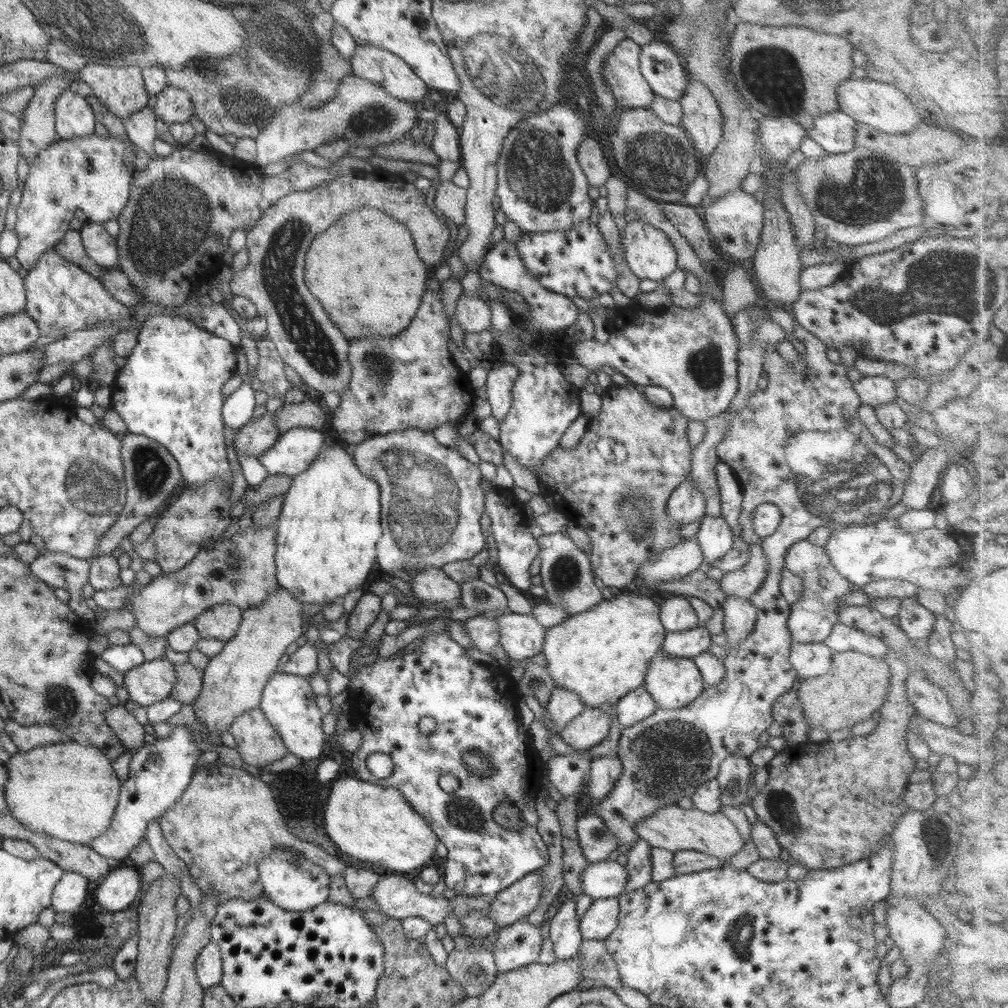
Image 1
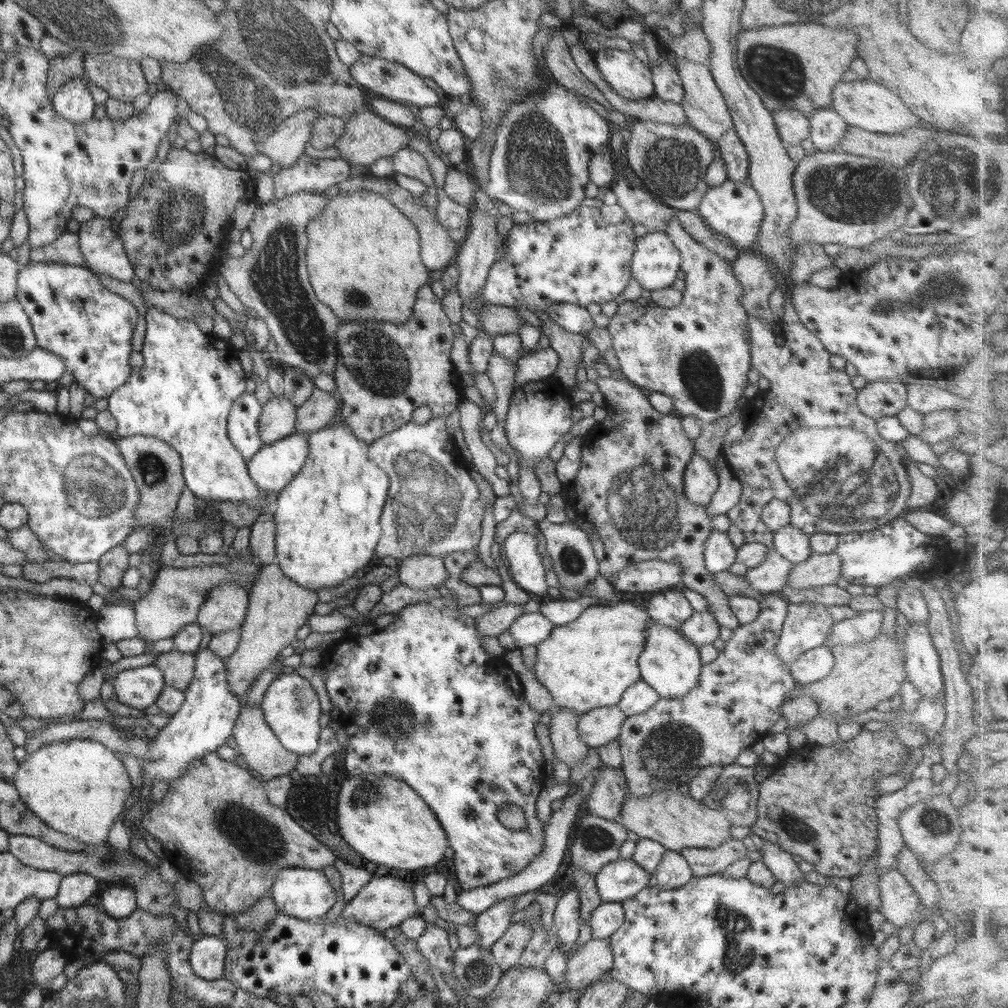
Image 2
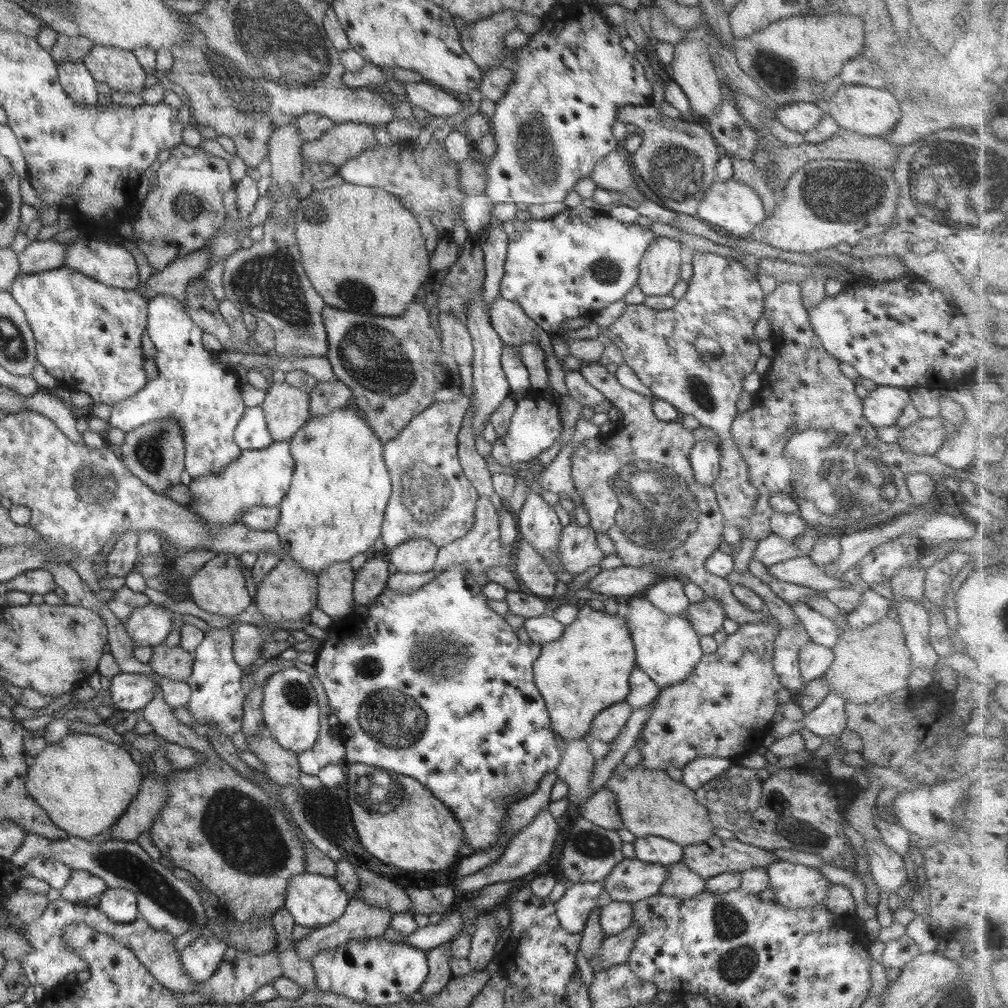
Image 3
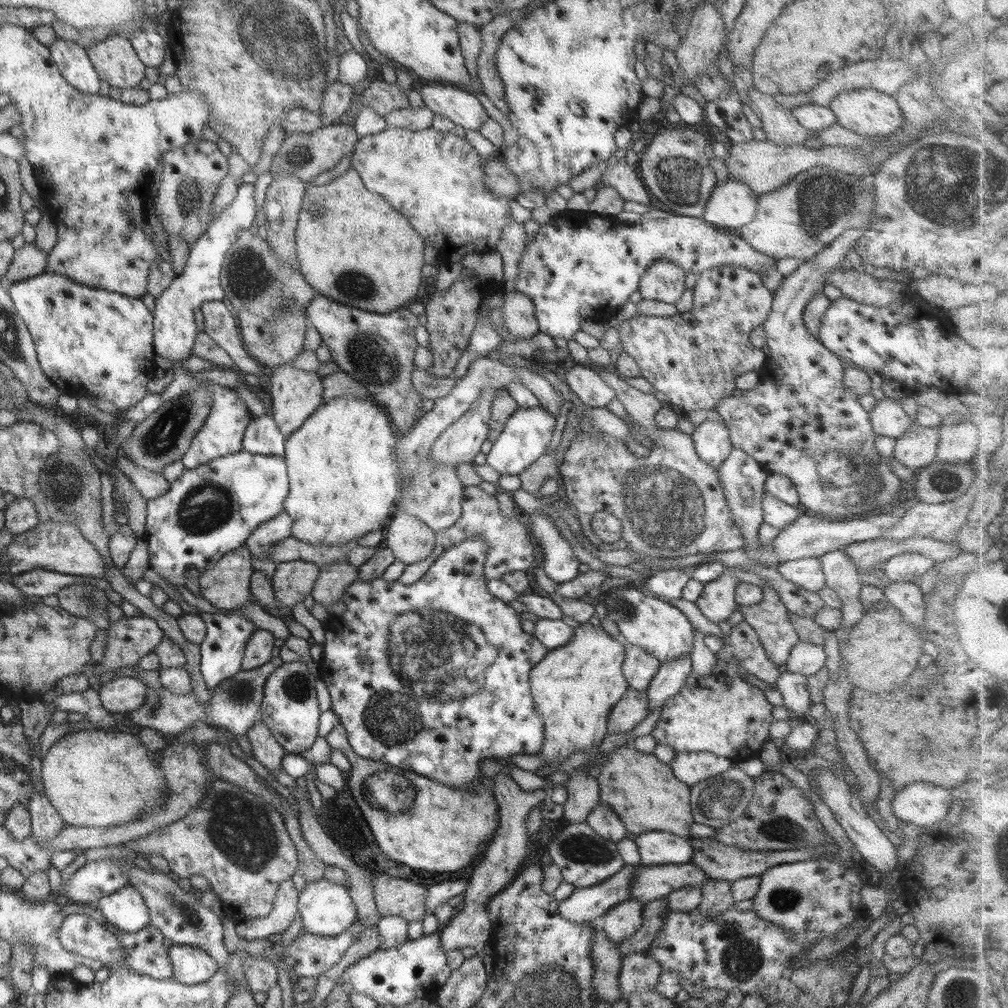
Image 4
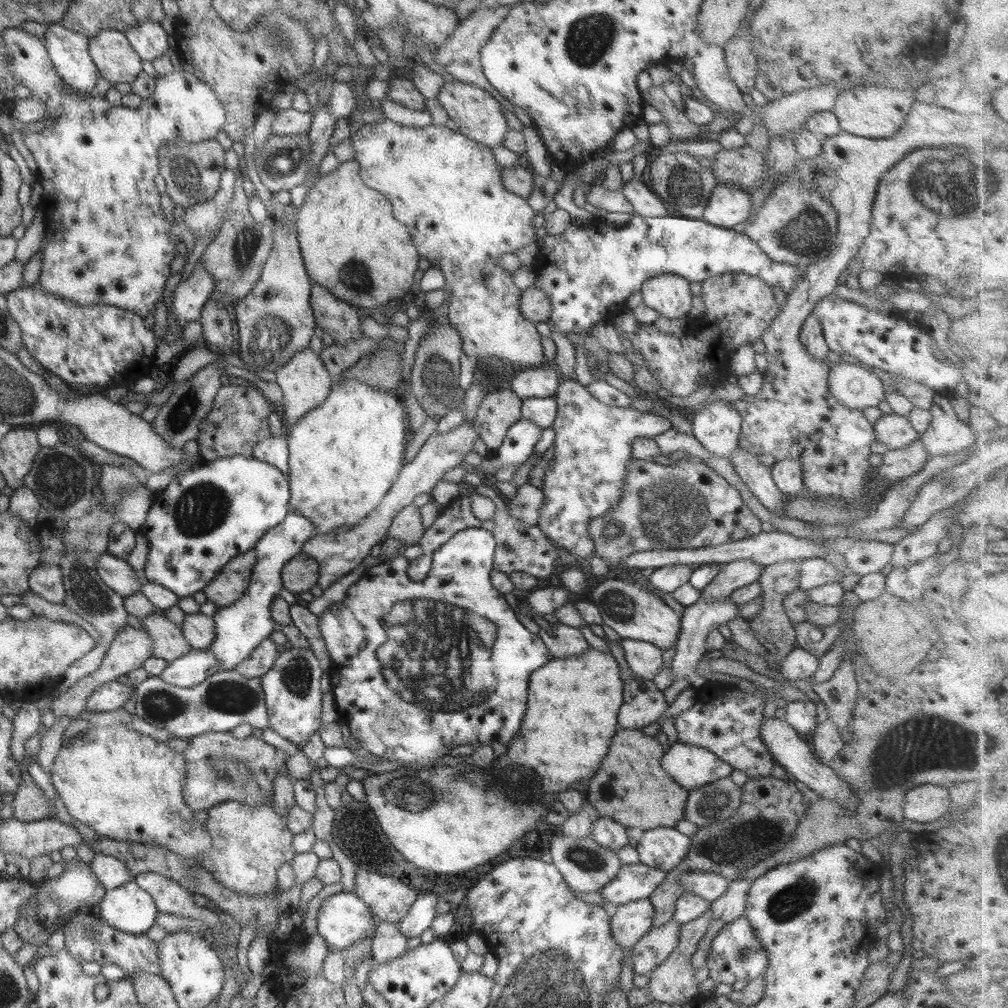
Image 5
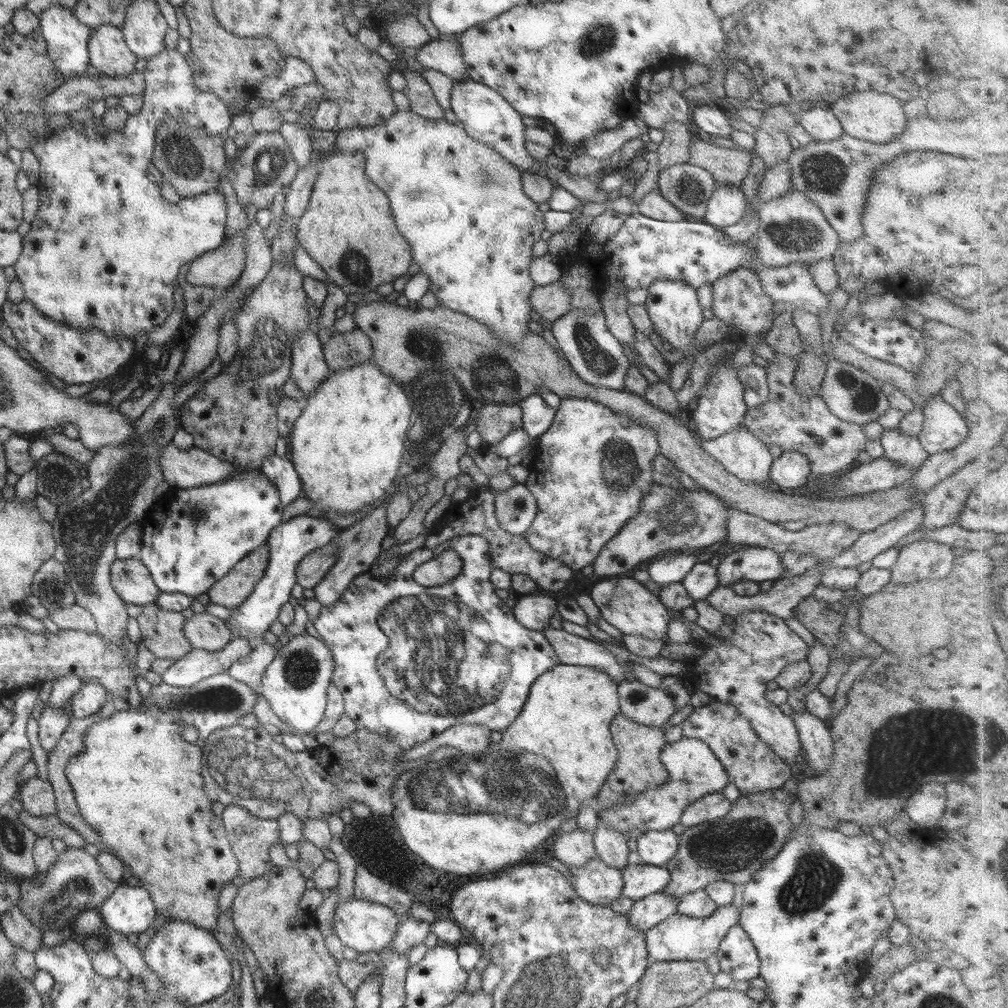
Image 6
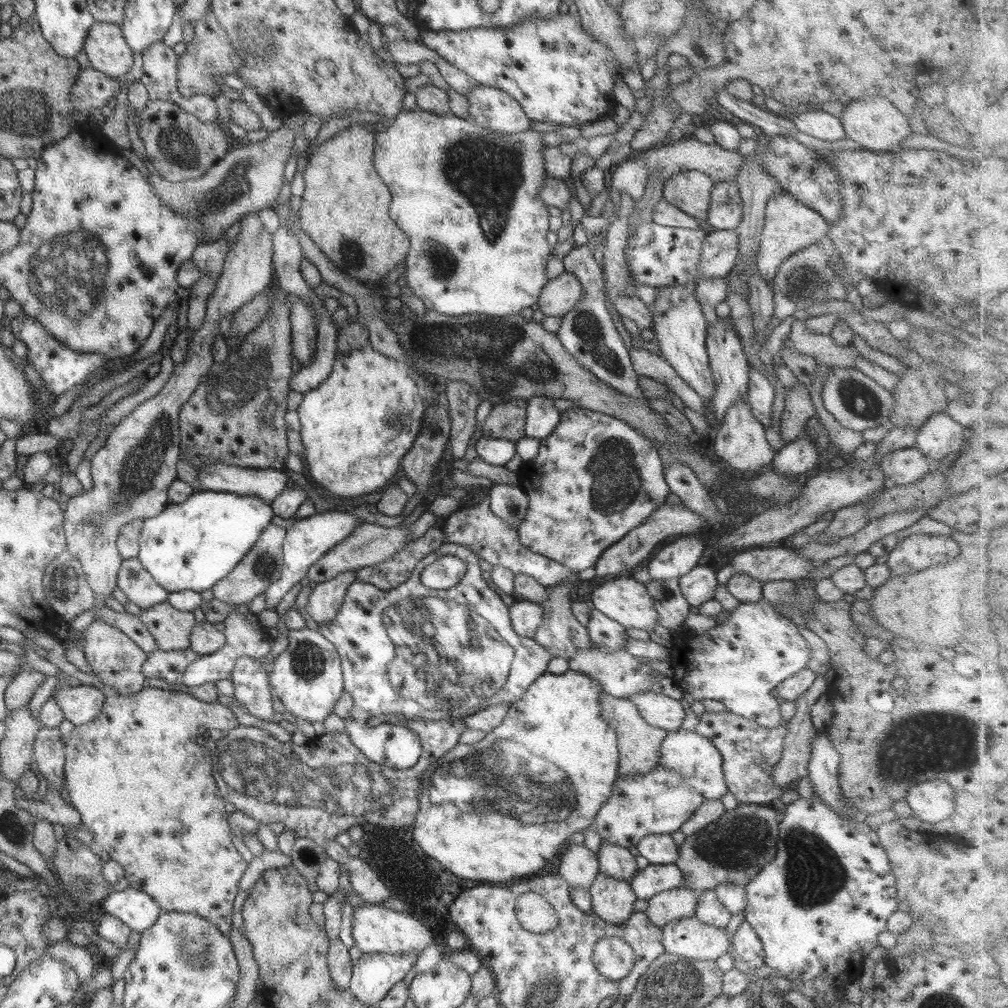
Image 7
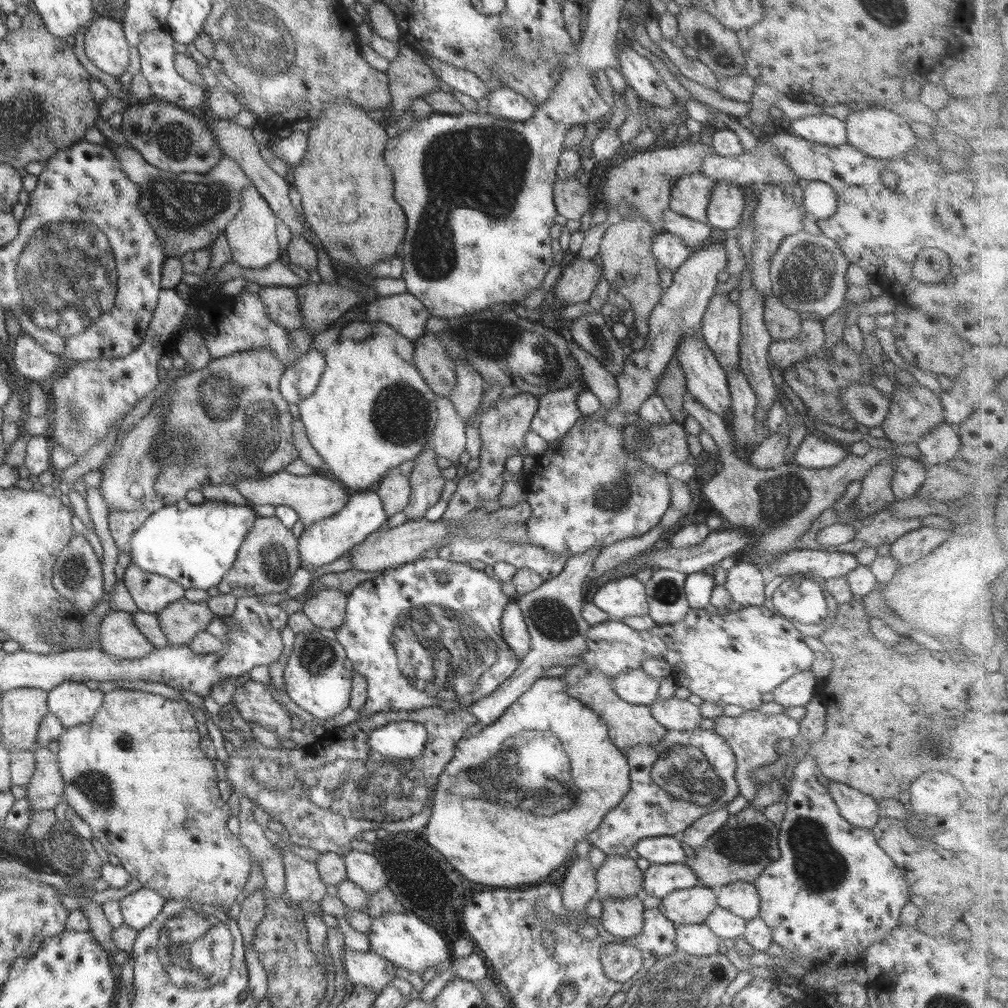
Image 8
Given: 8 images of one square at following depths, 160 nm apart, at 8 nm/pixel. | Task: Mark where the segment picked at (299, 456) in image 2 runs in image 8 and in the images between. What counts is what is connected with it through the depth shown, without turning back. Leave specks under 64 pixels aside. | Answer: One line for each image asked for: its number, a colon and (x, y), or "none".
3: (256, 478)
4: (209, 511)
5: (206, 516)
6: (194, 536)
7: (191, 546)
8: (194, 545)

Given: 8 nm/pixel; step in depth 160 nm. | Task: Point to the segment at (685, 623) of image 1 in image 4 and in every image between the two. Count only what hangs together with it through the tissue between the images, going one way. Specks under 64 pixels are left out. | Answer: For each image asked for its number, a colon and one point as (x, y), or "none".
2: (670, 607)
3: (667, 595)
4: (666, 585)

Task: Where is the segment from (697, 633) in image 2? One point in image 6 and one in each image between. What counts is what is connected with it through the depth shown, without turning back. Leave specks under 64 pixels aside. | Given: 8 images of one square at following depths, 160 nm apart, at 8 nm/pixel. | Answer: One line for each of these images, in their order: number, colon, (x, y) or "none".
3: (706, 617)
4: (717, 603)
5: (739, 573)
6: (756, 564)

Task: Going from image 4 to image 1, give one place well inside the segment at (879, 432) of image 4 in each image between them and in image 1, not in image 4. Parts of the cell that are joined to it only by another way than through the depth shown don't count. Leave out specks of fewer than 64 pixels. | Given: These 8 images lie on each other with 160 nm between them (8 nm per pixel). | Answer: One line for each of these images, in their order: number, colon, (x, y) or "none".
1: (874, 391)
2: (878, 399)
3: (883, 406)

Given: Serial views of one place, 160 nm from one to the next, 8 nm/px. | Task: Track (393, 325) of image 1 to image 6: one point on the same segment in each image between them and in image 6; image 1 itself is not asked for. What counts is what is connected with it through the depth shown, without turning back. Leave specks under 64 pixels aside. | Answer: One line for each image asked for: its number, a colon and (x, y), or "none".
2: (363, 259)
3: (364, 252)
4: (352, 246)
5: (351, 244)
6: (347, 228)

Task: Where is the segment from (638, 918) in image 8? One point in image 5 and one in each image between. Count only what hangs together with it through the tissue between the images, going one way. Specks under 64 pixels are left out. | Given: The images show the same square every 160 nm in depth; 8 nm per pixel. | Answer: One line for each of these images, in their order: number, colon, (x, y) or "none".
5: (585, 866)
6: (597, 883)
7: (612, 900)

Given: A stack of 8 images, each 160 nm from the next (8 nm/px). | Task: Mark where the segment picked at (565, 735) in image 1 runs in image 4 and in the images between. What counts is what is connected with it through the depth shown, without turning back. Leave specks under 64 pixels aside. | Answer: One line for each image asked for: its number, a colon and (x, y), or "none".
2: (599, 726)
3: (605, 726)
4: (633, 707)

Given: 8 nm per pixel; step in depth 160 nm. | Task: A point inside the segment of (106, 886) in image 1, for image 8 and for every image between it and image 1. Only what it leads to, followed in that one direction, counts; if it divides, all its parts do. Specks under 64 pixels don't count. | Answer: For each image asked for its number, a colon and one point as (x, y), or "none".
2: (118, 901)
3: (118, 904)
4: (126, 909)
5: (129, 908)
6: (129, 910)
7: (138, 910)
8: (139, 909)

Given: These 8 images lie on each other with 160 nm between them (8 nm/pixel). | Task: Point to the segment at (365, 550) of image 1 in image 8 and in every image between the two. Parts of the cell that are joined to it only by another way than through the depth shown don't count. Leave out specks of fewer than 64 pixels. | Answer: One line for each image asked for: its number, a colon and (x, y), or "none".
2: (327, 517)
3: (333, 511)
4: (343, 483)
5: (344, 456)
6: (347, 445)
7: (357, 425)
8: (371, 411)

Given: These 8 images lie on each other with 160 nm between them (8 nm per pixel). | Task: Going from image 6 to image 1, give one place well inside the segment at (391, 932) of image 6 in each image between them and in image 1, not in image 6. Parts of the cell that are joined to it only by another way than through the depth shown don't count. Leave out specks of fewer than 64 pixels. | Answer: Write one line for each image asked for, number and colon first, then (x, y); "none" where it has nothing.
1: (292, 882)
2: (302, 893)
3: (314, 901)
4: (327, 909)
5: (344, 919)

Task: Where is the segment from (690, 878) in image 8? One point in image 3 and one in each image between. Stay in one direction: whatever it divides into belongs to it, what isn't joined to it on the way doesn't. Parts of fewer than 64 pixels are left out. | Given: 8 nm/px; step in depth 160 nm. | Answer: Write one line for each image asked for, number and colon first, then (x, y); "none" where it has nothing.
3: (573, 909)
4: (585, 905)
5: (634, 882)
6: (640, 880)
7: (653, 879)

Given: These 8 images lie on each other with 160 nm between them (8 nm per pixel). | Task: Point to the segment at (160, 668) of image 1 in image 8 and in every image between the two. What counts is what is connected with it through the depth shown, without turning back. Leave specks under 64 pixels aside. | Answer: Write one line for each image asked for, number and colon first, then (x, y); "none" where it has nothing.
2: (140, 687)
3: (130, 691)
4: (125, 694)
5: (113, 695)
6: (88, 701)
7: (80, 704)
8: (74, 703)

